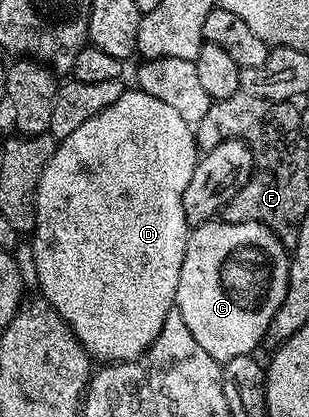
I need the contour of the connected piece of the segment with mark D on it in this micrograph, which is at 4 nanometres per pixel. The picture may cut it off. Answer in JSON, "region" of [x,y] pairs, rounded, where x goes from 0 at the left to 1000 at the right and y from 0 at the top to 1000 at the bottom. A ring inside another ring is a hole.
{"region":[[[411,211],[337,266],[298,276],[285,295],[272,295],[233,324],[184,341],[155,400],[142,400],[142,420],[129,420],[129,448],[117,468],[117,535],[104,561],[104,585],[113,607],[120,698],[133,719],[155,724],[233,784],[246,813],[275,832],[278,844],[317,871],[366,871],[375,866],[437,866],[469,847],[472,835],[518,803],[531,784],[531,765],[570,731],[570,688],[583,669],[583,640],[595,631],[602,576],[615,571],[618,540],[595,525],[595,456],[608,451],[608,429],[621,429],[621,410],[641,396],[647,360],[634,336],[631,312],[570,269],[570,257],[544,247],[518,247],[466,216]]]}

